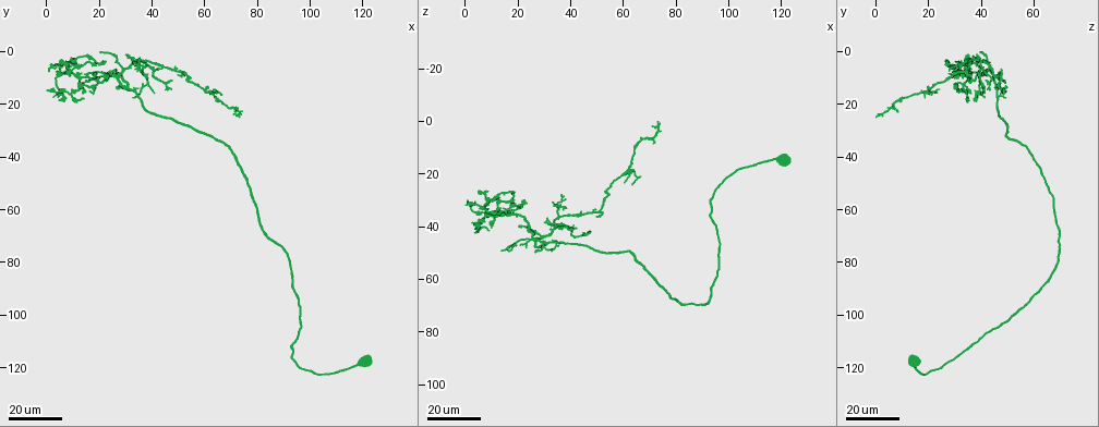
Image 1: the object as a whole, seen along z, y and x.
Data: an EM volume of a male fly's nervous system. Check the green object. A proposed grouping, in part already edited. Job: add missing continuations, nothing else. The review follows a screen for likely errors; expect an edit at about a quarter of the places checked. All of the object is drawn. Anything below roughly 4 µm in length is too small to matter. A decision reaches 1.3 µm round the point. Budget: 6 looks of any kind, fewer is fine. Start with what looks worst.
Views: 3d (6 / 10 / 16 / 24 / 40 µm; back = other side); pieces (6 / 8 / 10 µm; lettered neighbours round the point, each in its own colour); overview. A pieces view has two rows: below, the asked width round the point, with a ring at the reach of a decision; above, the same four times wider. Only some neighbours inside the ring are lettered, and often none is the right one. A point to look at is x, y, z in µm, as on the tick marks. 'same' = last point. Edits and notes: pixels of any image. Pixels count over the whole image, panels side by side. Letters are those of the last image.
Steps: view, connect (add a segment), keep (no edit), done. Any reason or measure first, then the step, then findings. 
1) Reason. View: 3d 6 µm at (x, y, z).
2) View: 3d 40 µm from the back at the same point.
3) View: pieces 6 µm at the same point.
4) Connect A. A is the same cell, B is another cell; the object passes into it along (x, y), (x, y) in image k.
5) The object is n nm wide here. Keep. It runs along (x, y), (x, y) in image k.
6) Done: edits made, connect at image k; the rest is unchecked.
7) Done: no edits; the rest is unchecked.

Free end. View: 3d 16 µm at (1, 7, 30).

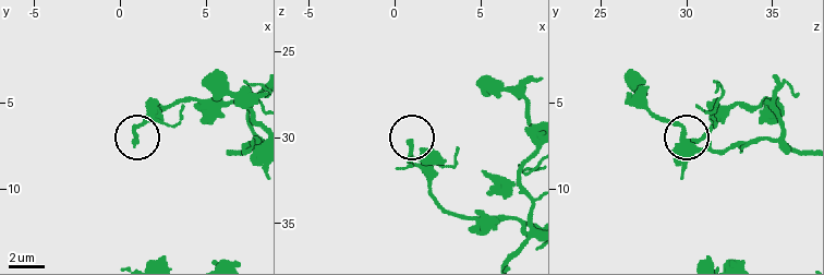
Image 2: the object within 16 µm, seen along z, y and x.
View: pieces 8 µm at (1.0, 7.2, 30.3).

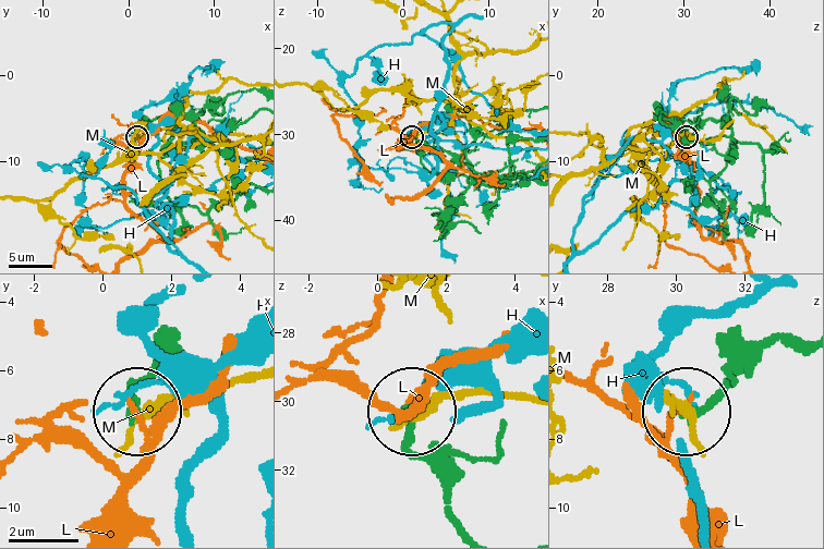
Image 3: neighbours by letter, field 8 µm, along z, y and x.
The object is 260 nm wide here. Keep. H, L and M are other cells; it runs along (801, 344), (766, 348), (690, 412) in image 3; none of them fits.

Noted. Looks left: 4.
An open end. View: 3d 16 µm at (62, 13, 20).

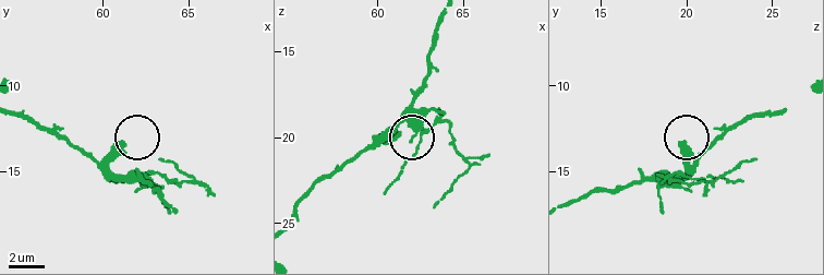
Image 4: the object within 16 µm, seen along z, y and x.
View: pieces 8 µm at (61.3, 13.6, 19.9).

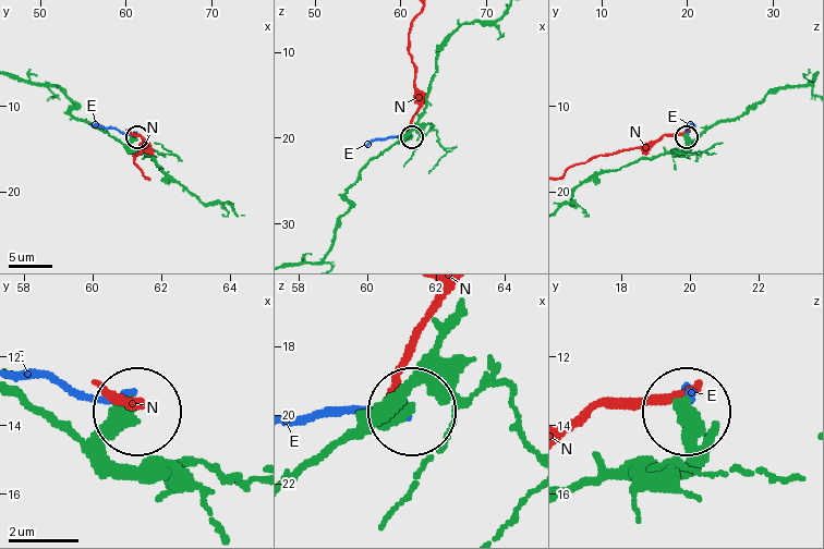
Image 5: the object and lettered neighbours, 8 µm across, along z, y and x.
Keep. E and N are other cells; it runs along (27, 397), (89, 432), (130, 417) in image 5; none of them fits.

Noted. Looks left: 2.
Branch stops here. View: 3d 24 µm at (4, 18, 38).

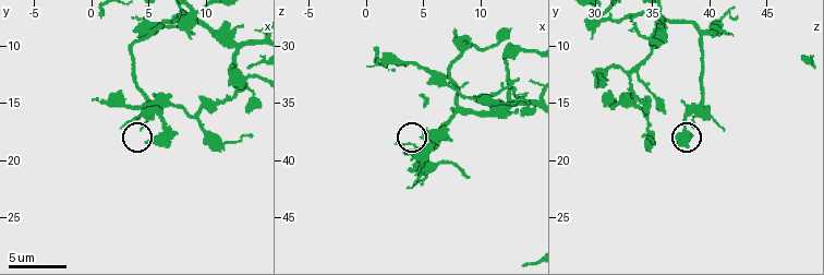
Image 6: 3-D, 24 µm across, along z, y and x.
View: pieces 8 µm at (4.8, 18.6, 37.8).

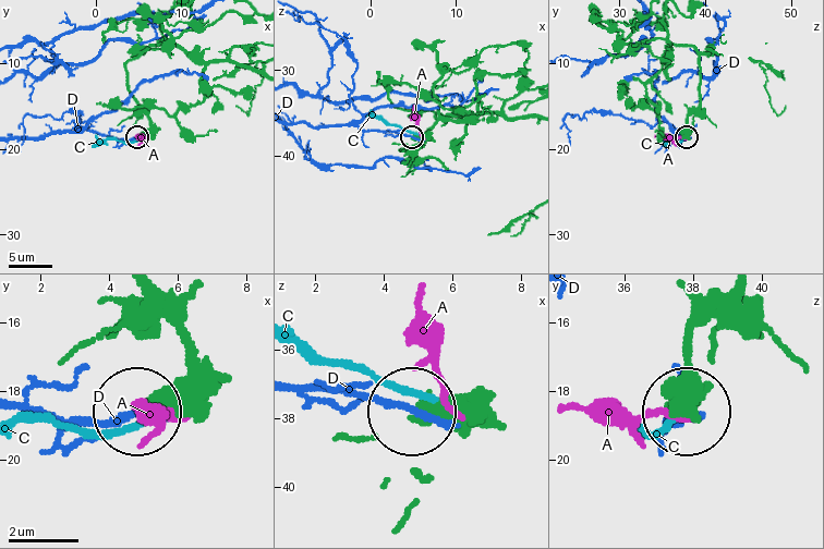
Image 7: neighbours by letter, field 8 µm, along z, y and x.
Keep. A, C and D are other cells; none of them fits.

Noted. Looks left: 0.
Done: no edits; the rest is unchecked.

